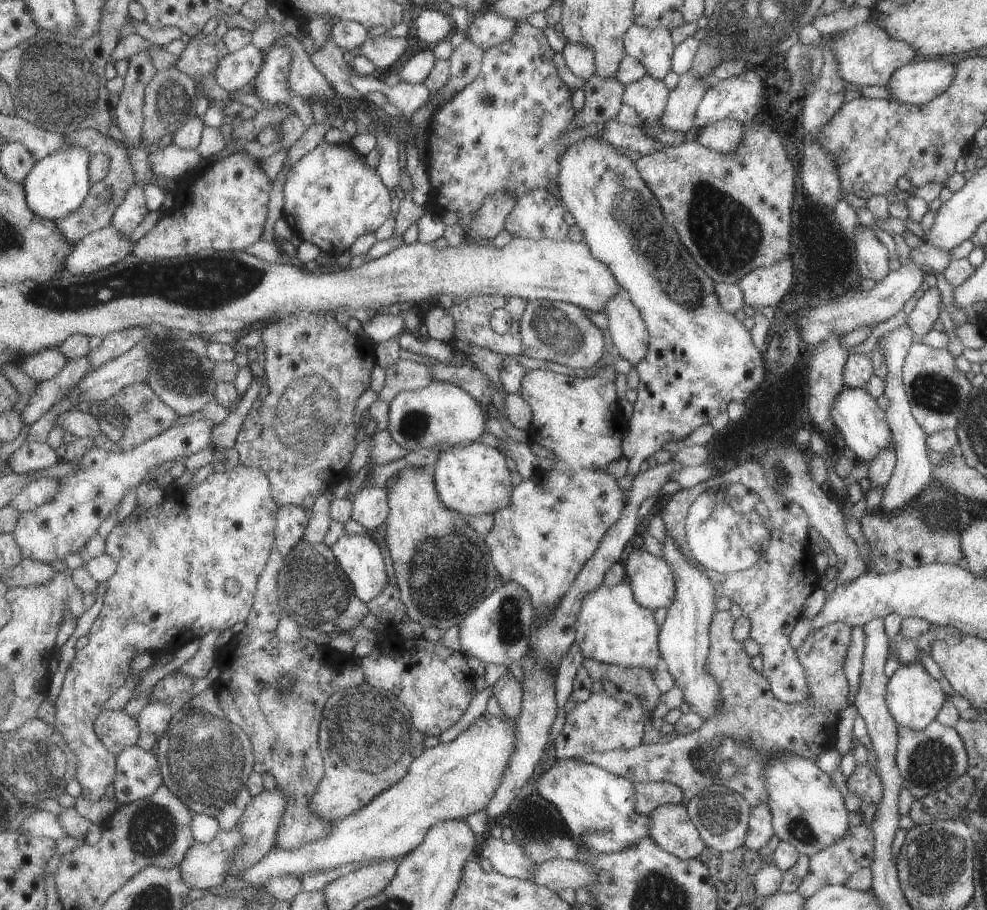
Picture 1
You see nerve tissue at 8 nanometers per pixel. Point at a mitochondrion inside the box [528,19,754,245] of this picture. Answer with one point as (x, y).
(628, 210)

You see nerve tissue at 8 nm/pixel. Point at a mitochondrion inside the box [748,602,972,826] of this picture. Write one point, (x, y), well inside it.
(931, 762)

